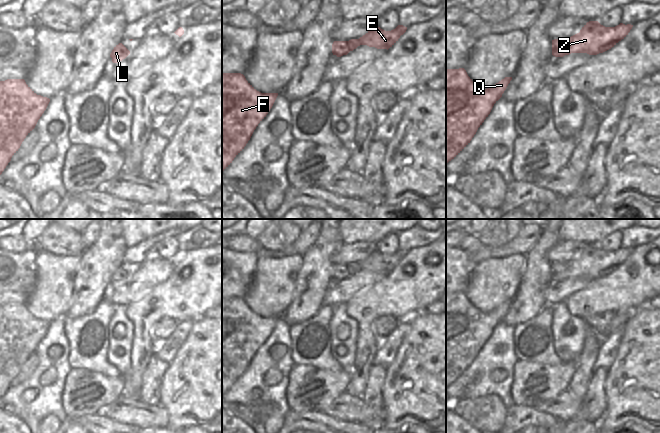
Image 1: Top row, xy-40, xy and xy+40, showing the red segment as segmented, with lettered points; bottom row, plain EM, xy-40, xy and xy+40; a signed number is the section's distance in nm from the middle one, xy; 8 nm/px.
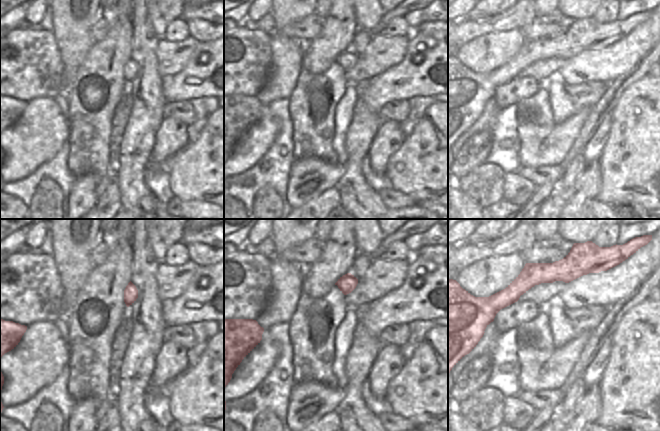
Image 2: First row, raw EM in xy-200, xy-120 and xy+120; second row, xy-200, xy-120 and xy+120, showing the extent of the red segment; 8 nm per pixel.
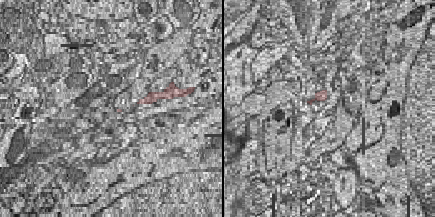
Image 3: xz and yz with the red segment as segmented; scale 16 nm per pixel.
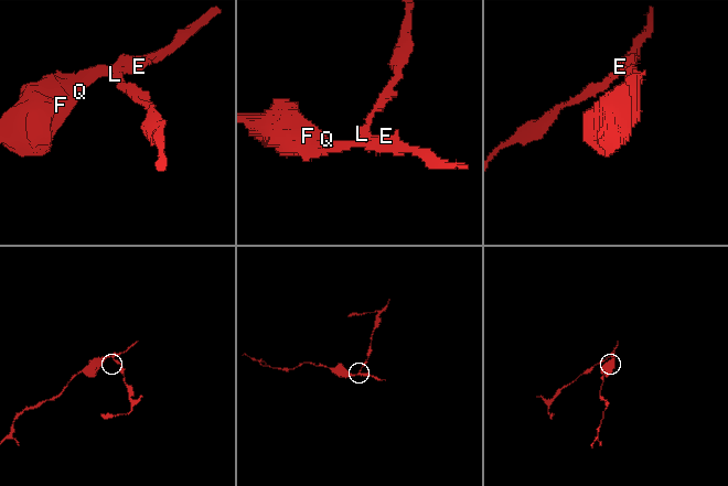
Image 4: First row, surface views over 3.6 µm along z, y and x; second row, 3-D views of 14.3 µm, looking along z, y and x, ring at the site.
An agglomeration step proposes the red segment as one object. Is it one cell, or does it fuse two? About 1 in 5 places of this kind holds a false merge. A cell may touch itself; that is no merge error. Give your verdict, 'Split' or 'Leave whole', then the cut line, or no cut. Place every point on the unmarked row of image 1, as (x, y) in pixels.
Split. Split along xy+40 (565, 264), (562, 270), (555, 271), (553, 269).

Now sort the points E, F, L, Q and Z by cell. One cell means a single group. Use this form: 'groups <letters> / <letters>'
groups E F Q Z / L

